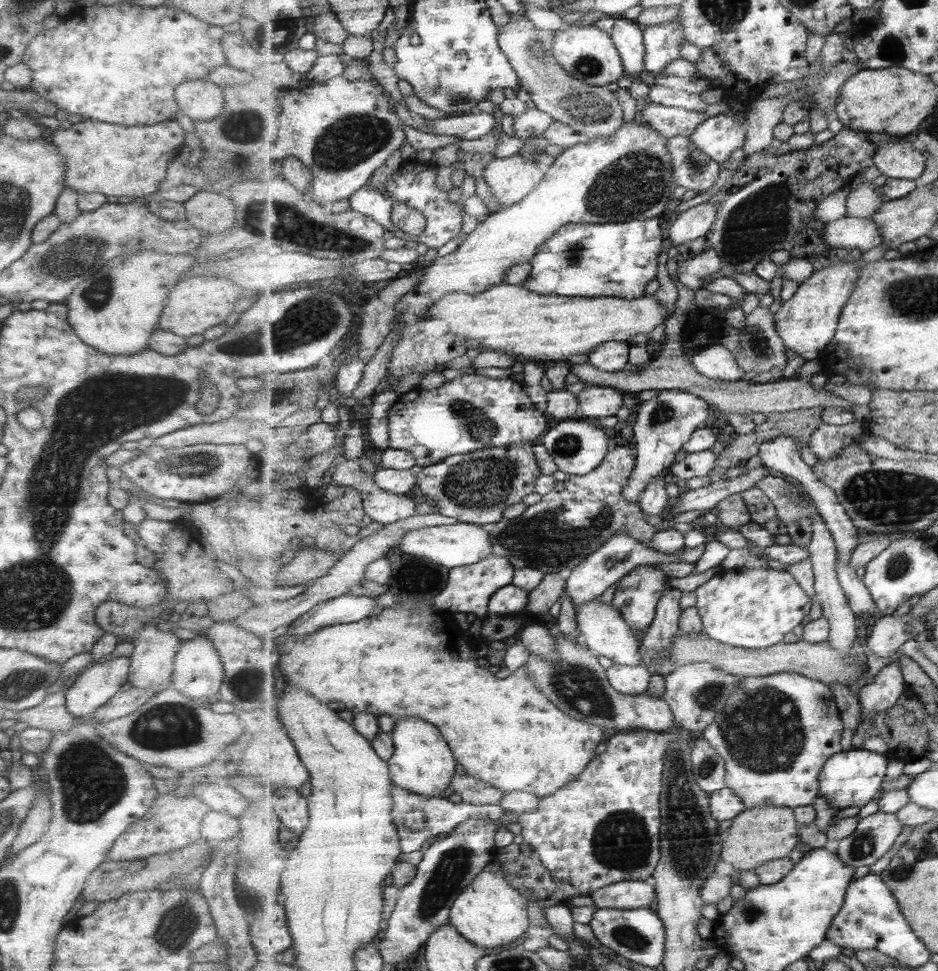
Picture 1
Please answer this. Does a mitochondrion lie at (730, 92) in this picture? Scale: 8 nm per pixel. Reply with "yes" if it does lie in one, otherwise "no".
no

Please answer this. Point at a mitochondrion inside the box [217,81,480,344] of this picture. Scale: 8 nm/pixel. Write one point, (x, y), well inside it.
(282, 221)

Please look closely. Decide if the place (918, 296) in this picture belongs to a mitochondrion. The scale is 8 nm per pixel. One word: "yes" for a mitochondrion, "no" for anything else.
yes

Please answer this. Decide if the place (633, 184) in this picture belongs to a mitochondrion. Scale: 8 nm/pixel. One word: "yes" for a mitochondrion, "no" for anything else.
yes

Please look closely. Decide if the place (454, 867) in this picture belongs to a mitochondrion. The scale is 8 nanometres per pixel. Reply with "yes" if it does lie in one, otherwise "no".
yes

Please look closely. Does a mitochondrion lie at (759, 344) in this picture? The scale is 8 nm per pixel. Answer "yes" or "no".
yes

